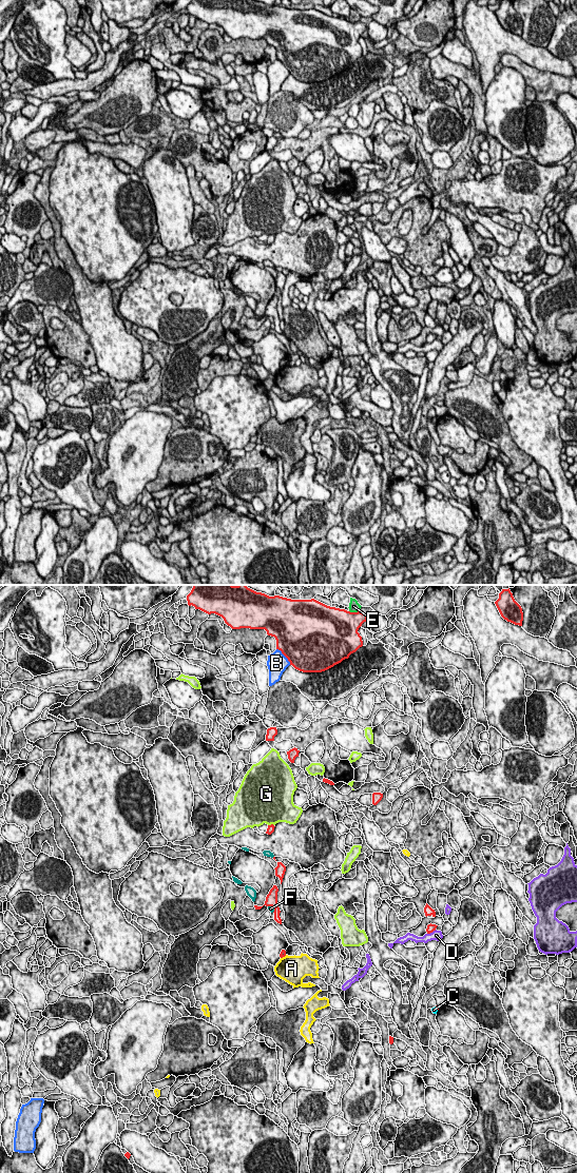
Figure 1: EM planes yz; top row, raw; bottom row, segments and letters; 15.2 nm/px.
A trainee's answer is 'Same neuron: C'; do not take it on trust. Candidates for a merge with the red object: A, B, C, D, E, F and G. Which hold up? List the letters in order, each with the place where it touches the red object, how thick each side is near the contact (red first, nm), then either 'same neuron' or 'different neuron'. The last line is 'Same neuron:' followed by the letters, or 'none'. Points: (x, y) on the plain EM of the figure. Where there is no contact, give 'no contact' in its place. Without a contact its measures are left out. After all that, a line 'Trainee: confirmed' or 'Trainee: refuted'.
A: meets red in yz at (283, 366); 90 nm thick on the red side, 420 nm on the other; different neuron
B: meets red in yz at (284, 64); 500 nm thick on the red side, 300 nm on the other; different neuron
C: meets red in yz at (437, 418); 50 nm thick on the red side, 70 nm on the other; different neuron
D: meets red in yz at (431, 341); 130 nm thick on the red side, 160 nm on the other; different neuron
E: meets red in yz at (354, 22); 440 nm thick on the red side, 160 nm on the other; different neuron
F: meets red in yz at (272, 316); 190 nm thick on the red side, 70 nm on the other; different neuron
G: meets red in yz at (271, 234); 120 nm thick on the red side, 480 nm on the other; different neuron
Same neuron: none
Trainee: refuted

